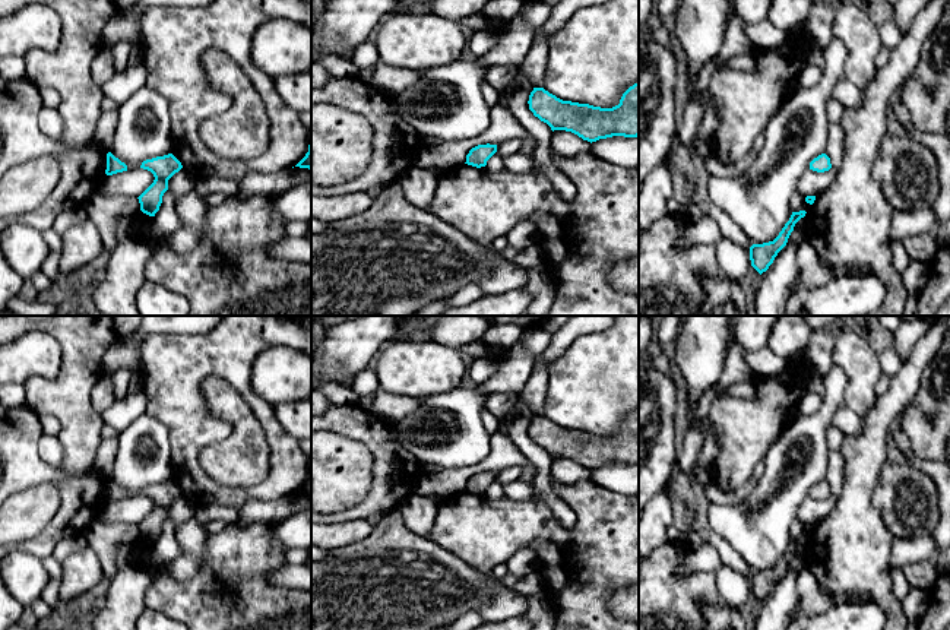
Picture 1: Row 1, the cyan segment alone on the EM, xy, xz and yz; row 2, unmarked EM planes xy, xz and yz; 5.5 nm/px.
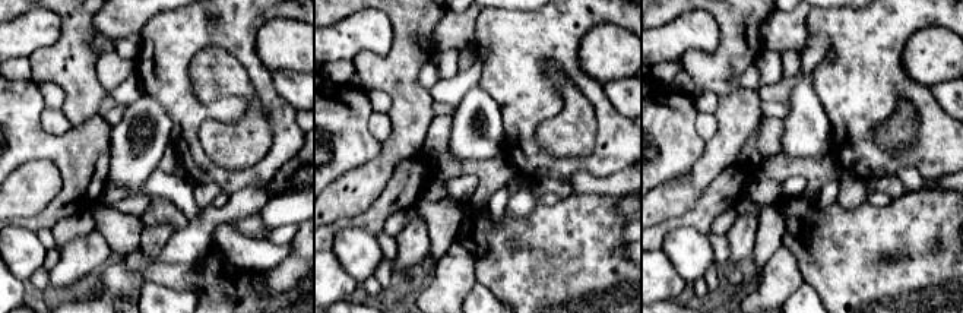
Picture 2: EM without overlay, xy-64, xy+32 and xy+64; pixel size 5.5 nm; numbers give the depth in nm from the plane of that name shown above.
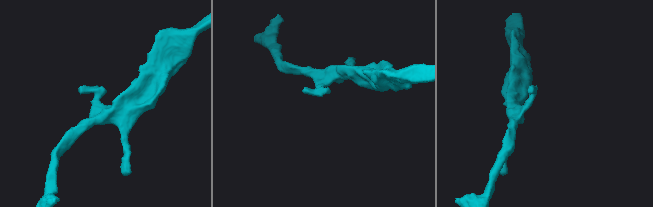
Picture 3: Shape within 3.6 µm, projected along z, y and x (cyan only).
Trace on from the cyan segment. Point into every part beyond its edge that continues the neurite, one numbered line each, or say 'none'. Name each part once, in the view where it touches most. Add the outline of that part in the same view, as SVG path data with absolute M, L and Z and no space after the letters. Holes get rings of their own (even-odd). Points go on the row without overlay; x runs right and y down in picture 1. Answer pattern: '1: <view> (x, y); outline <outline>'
none

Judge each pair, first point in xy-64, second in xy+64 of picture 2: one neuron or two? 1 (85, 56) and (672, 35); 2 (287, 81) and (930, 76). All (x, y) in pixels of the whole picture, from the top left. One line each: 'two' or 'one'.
1: two
2: two

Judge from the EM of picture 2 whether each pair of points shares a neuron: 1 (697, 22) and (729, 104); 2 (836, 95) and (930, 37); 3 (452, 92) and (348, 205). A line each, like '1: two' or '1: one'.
1: two
2: two
3: two

